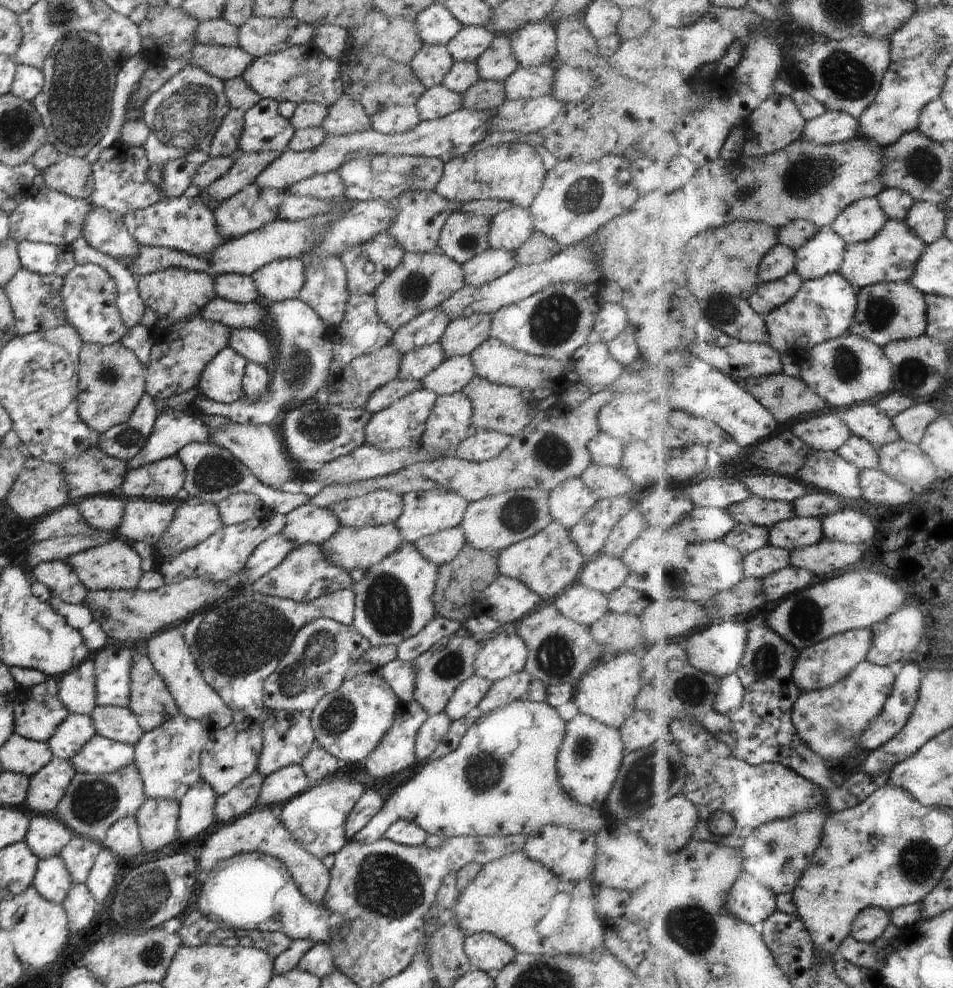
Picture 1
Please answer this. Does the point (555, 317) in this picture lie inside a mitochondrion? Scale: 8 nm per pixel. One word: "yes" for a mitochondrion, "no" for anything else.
yes

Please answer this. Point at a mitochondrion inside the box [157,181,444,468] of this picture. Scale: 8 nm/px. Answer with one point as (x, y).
(297, 367)

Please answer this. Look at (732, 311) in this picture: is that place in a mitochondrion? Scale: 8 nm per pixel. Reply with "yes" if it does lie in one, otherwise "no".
yes

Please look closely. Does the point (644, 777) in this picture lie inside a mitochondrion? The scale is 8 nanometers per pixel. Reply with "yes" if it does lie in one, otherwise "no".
yes

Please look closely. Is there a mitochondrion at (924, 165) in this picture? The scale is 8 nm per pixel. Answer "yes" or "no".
yes

